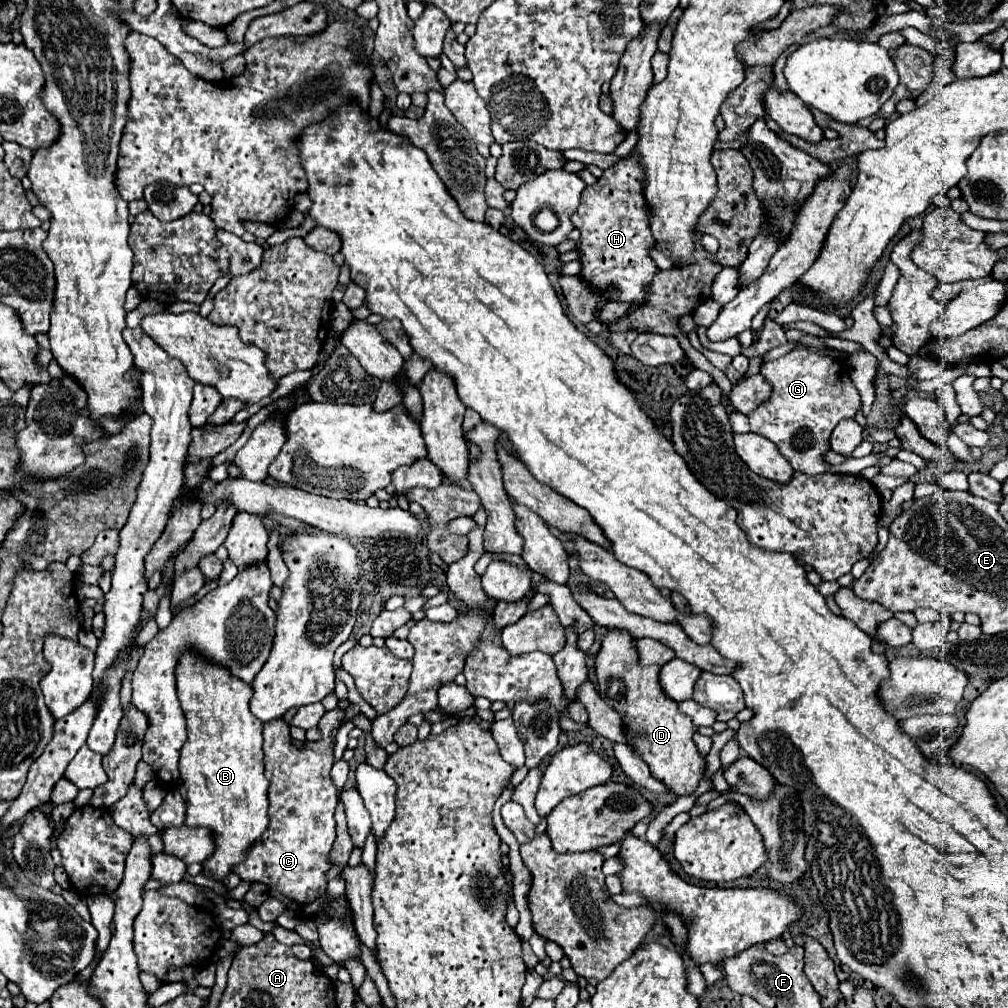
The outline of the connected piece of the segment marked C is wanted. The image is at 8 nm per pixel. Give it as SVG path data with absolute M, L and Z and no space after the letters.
M344 709L326 711L326 715L318 723L322 739L320 741L306 741L304 747L294 745L294 739L290 735L290 727L284 719L274 719L274 721L264 723L264 765L266 765L266 777L270 779L270 793L268 793L270 825L268 825L268 831L258 839L258 843L252 845L246 861L238 863L232 869L244 881L266 883L270 887L270 895L280 899L288 909L297 913L299 917L313 919L322 915L322 913L332 917L330 921L316 923L316 925L318 925L318 933L320 933L322 951L328 957L332 957L334 961L340 961L340 963L344 963L348 957L360 957L360 949L358 949L354 929L348 925L348 921L342 921L342 915L346 911L346 899L338 899L336 903L332 903L330 897L326 895L326 879L324 879L324 873L330 869L328 851L330 851L330 847L336 839L334 809L336 809L336 803L338 803L338 789L330 779L330 769L332 769L332 763L334 763L336 731L344 723L344 719L346 719Z

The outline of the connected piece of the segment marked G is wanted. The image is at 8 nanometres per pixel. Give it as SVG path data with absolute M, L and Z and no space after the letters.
M792 349L780 359L770 361L770 365L762 363L760 373L770 381L772 393L748 413L750 431L776 443L794 471L806 475L826 473L824 455L830 451L834 427L842 417L854 417L860 407L860 395L846 373L846 365L806 349Z

